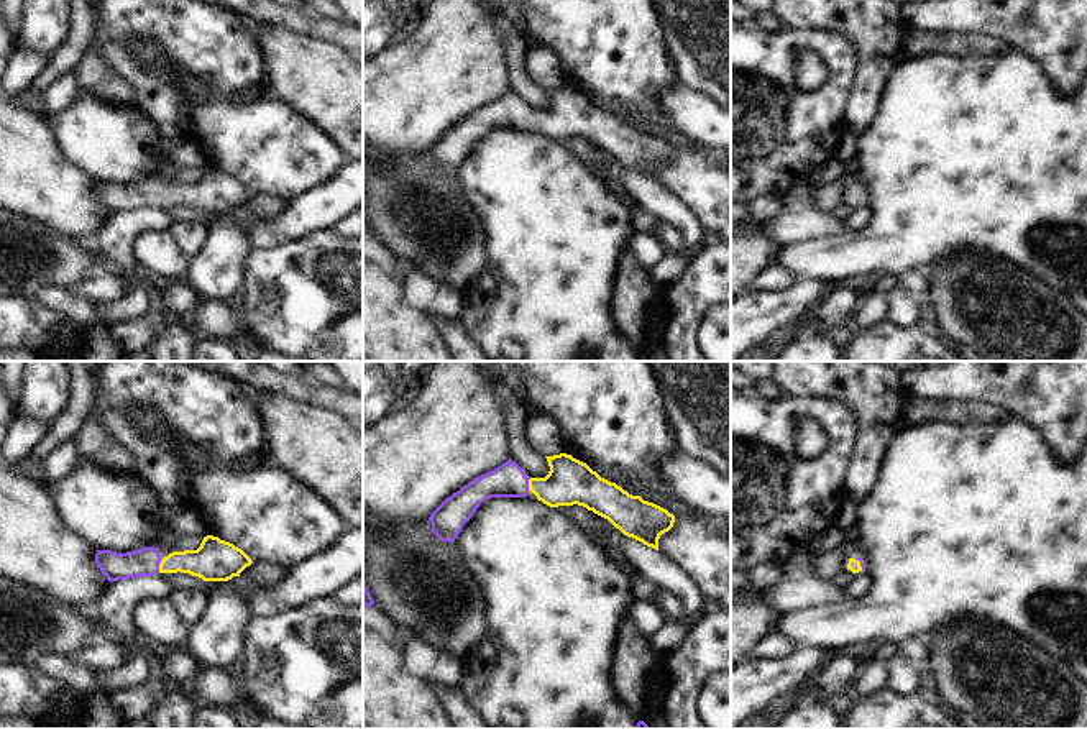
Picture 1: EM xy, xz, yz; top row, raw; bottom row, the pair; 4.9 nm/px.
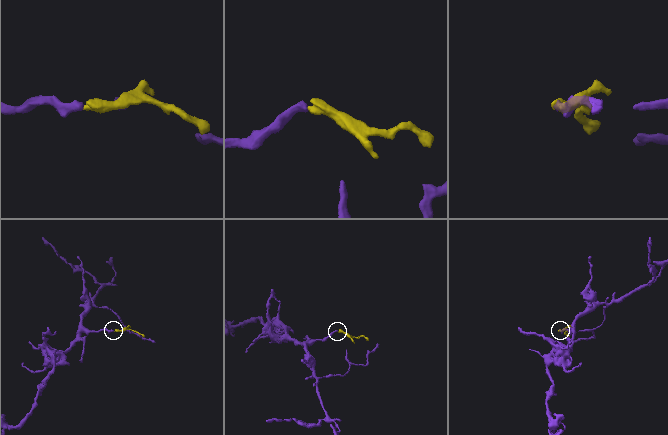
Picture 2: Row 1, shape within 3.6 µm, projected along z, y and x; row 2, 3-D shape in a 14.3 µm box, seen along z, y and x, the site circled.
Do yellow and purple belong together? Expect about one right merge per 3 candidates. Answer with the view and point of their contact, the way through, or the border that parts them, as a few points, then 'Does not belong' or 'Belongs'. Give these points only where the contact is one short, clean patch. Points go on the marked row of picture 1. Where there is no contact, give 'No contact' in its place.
Touches yellow at xy (160, 565). Path across: xy (210, 562), (160, 565), (145, 562). Belongs.

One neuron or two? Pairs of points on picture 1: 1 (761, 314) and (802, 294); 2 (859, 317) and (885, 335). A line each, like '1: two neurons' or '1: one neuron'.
1: one neuron
2: two neurons

